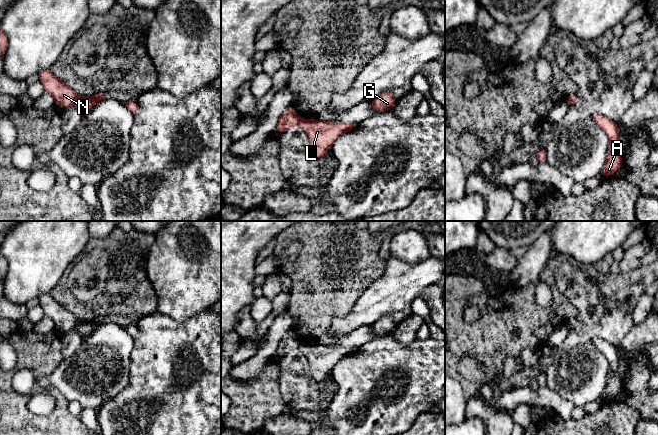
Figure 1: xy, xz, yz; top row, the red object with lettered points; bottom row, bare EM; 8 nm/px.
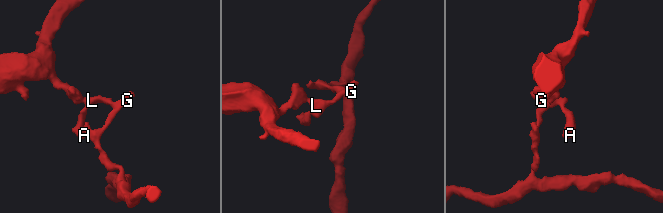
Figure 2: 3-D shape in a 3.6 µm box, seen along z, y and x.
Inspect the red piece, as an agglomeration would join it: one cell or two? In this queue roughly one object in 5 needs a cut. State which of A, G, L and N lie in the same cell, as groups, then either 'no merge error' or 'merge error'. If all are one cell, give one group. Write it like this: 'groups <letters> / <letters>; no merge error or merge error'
groups A G L / N; merge error

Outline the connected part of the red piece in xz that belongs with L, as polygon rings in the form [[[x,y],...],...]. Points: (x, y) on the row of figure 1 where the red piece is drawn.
[[[303,118],[298,125],[309,138],[312,154],[319,159],[325,156],[326,151],[331,148],[337,138],[357,127],[355,123],[335,123]]]

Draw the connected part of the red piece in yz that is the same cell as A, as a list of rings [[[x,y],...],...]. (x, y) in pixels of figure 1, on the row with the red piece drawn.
[[[597,113],[592,116],[592,119],[605,131],[609,140],[608,155],[600,176],[612,176],[623,163],[623,158],[616,152],[619,141],[617,123]]]

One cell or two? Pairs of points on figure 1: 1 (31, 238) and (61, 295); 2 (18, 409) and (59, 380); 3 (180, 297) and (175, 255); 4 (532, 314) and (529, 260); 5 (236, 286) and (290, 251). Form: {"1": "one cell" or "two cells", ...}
{"1": "two cells", "2": "two cells", "3": "one cell", "4": "two cells", "5": "two cells"}

